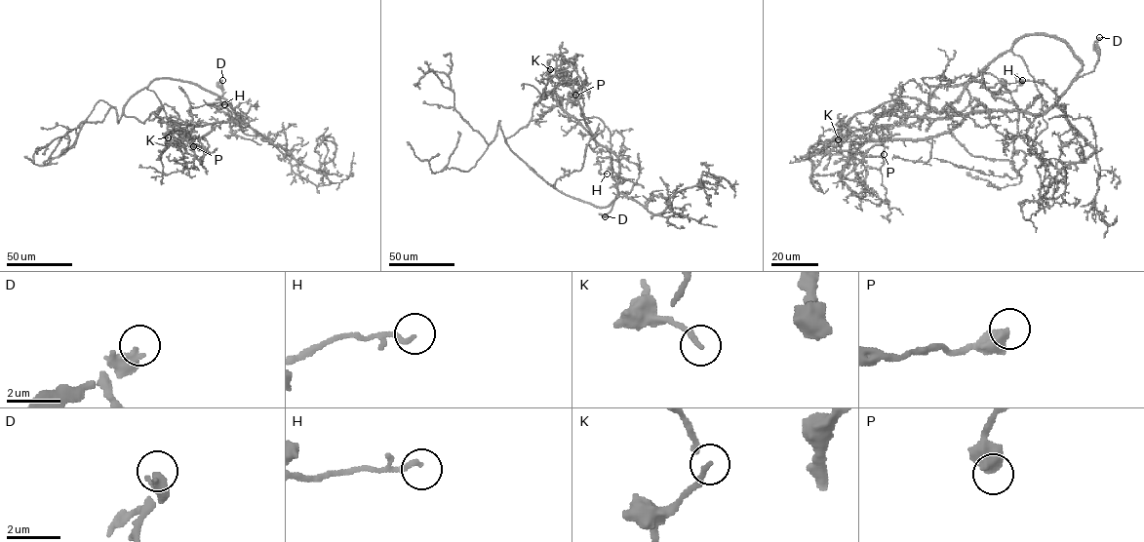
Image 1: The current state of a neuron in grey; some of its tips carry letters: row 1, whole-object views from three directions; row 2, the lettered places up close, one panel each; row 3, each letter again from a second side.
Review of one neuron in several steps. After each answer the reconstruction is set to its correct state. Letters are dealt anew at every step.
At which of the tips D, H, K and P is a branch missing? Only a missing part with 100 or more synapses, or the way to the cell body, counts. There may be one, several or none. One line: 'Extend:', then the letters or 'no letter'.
Extend: D

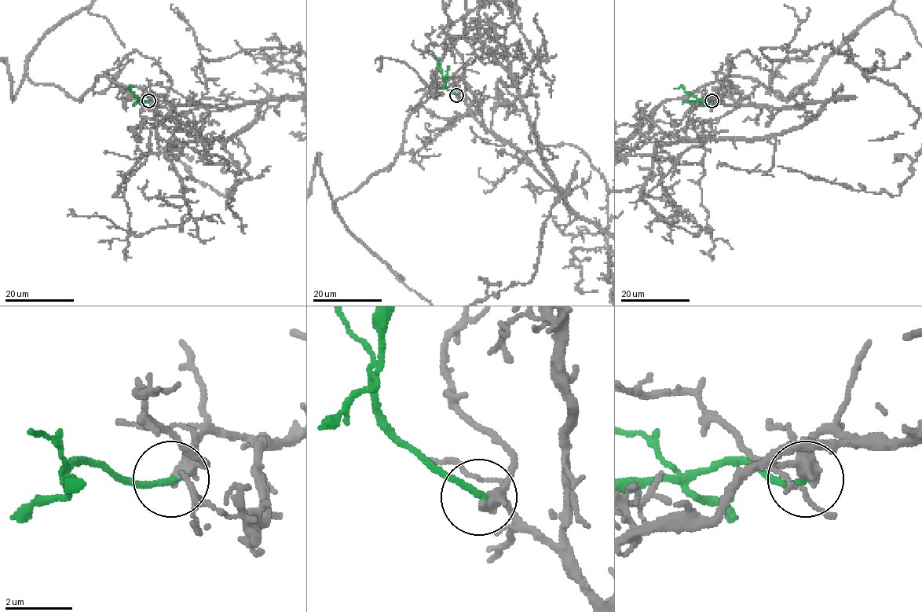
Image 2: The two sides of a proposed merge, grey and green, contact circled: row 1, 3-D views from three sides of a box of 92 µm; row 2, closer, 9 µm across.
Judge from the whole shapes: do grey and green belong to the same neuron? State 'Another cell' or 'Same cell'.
Same cell

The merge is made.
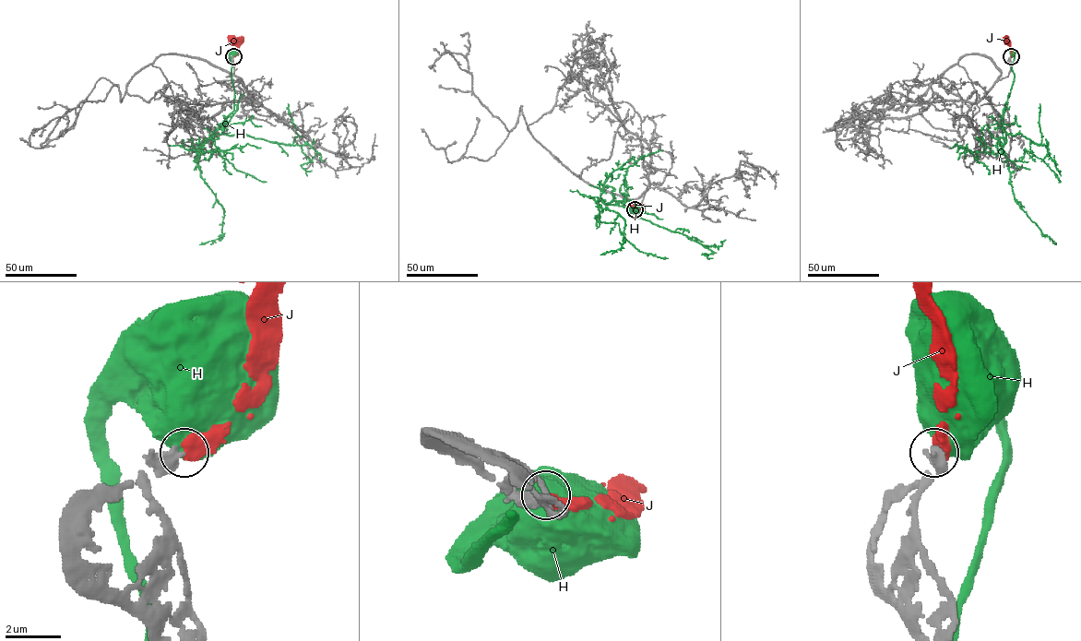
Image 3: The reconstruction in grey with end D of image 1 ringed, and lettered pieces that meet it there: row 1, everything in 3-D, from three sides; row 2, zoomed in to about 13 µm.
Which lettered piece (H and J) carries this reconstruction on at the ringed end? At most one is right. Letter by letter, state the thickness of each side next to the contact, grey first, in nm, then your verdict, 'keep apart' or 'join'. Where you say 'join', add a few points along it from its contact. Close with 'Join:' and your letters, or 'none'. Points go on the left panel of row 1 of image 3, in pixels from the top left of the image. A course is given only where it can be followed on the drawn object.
H: calibres 500 and 750 nm; keep apart
J: calibres 500 and 480 nm; join; course (233, 55), (237, 47), (231, 41)
Join: J

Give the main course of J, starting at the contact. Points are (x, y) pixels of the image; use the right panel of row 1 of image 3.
J: (1011, 55), (1010, 45), (1005, 41)

